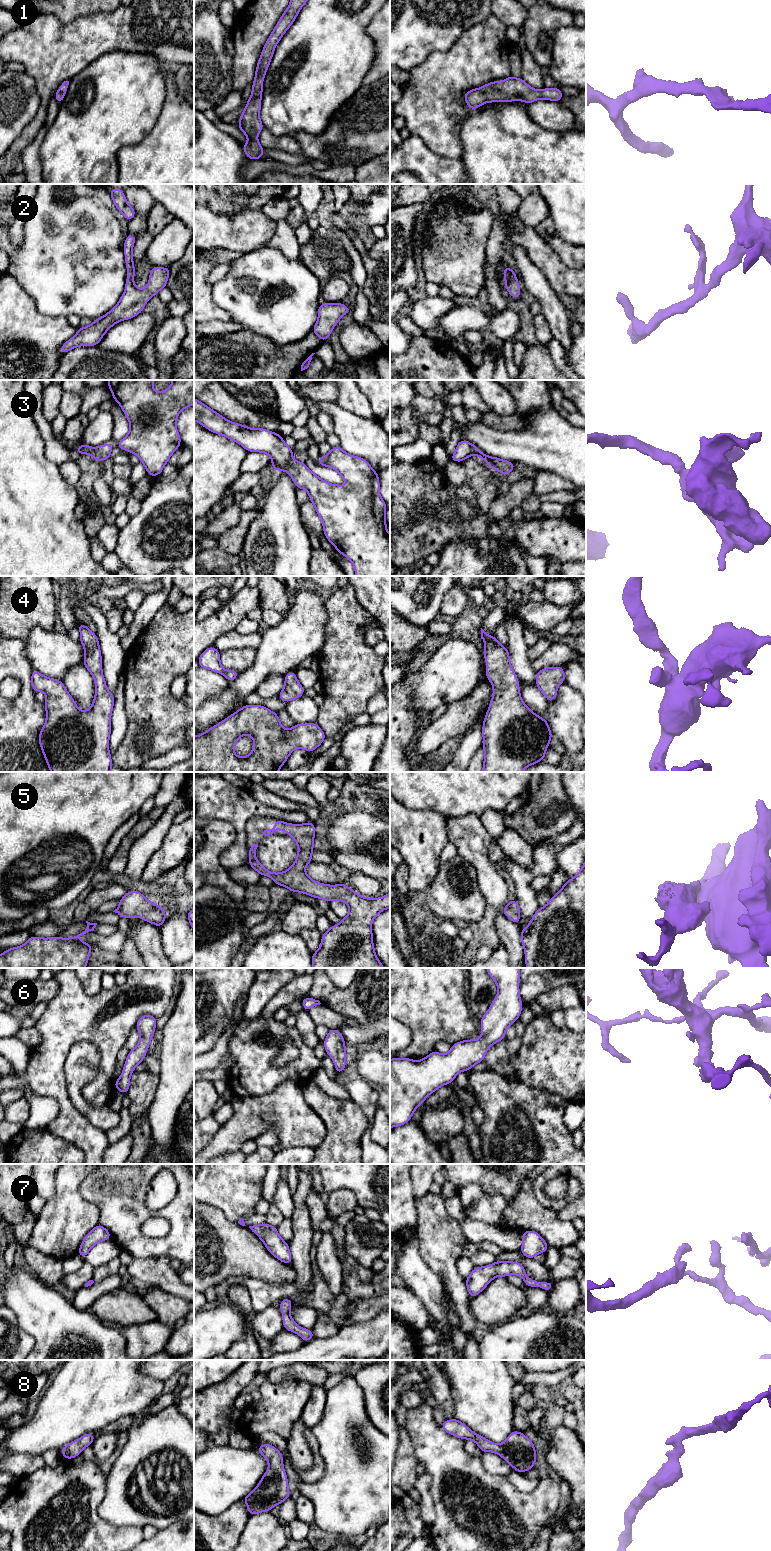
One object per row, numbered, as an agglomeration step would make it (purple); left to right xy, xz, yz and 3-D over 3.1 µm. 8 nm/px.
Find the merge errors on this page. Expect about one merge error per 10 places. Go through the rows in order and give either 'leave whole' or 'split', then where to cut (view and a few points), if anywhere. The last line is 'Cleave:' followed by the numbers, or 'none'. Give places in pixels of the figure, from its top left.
1: leave whole | no cut
2: leave whole | no cut
3: leave whole | no cut
4: leave whole | no cut
5: leave whole | no cut
6: leave whole | no cut
7: leave whole | no cut
8: leave whole | no cut
Cleave: none

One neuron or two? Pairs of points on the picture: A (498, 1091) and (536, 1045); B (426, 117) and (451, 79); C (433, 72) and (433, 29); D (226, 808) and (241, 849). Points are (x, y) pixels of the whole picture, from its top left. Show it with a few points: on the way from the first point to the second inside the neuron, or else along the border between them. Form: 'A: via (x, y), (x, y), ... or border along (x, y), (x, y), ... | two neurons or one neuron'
A: border along (516, 1076), (524, 1083), (537, 1087) | two neurons
B: via (433, 108), (433, 97), (442, 88) | one neuron
C: border along (454, 42), (446, 50), (433, 51), (414, 66) | two neurons
D: via (236, 818), (240, 825), (240, 839) | one neuron

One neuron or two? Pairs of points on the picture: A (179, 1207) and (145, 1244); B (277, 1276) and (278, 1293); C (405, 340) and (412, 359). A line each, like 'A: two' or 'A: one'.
A: one
B: two
C: two

